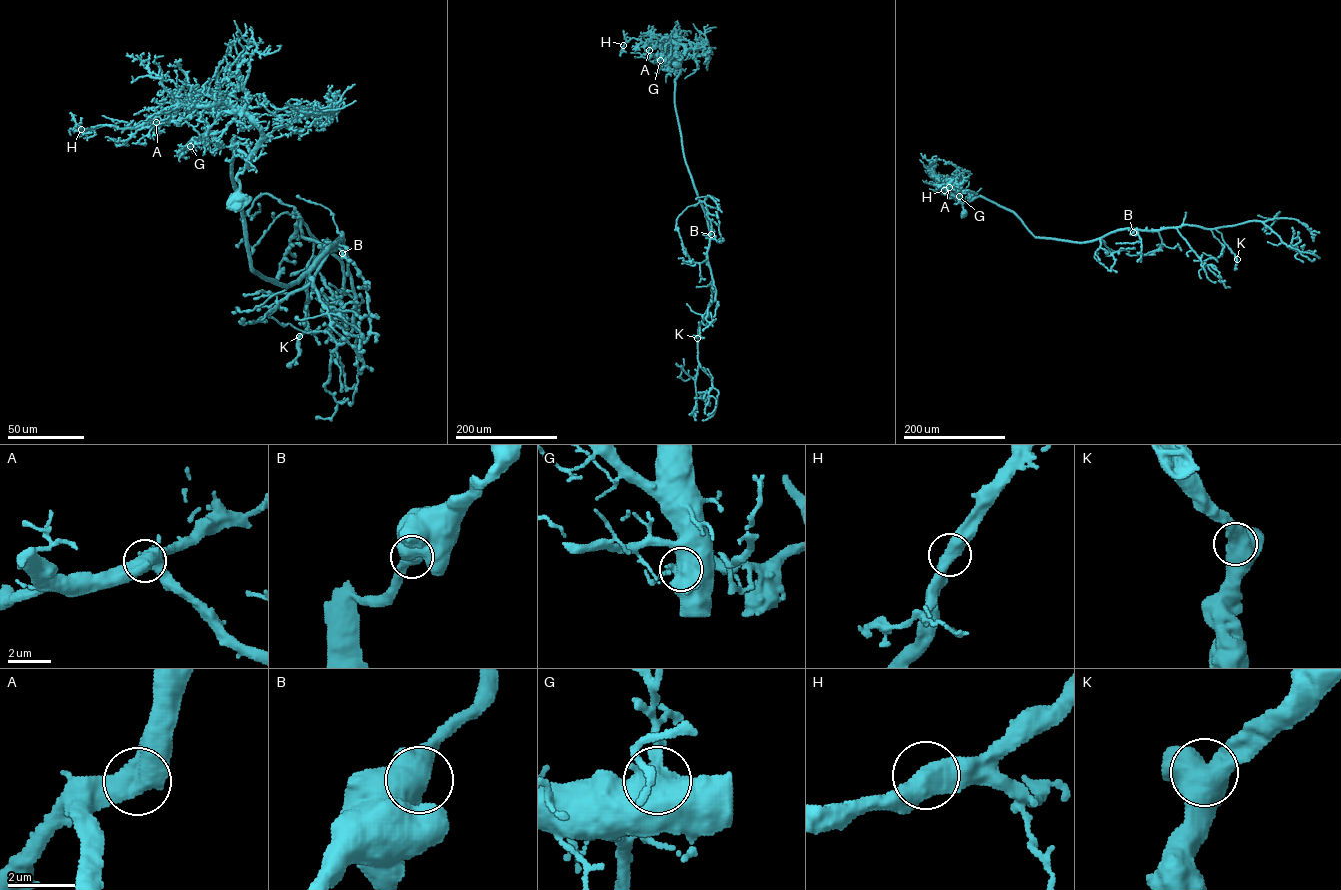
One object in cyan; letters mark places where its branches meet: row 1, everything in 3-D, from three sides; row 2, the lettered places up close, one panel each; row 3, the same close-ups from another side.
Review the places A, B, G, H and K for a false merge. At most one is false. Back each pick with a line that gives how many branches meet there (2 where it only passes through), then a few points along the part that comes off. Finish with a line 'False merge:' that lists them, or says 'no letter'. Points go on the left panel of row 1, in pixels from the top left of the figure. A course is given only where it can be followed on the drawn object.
G: Branches: 2. Course of the part to remove: (190, 146), (181, 151), (180, 161)
False merge: G

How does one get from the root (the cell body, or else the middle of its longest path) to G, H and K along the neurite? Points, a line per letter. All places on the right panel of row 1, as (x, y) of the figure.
G: (963, 213), (963, 202), (943, 185), (952, 185), (959, 196)
H: (963, 213), (963, 202), (939, 180), (936, 182), (941, 187), (937, 188), (944, 190)
K: (963, 213), (963, 203), (981, 196), (1035, 236), (1074, 242), (1196, 225), (1219, 232), (1237, 259)

